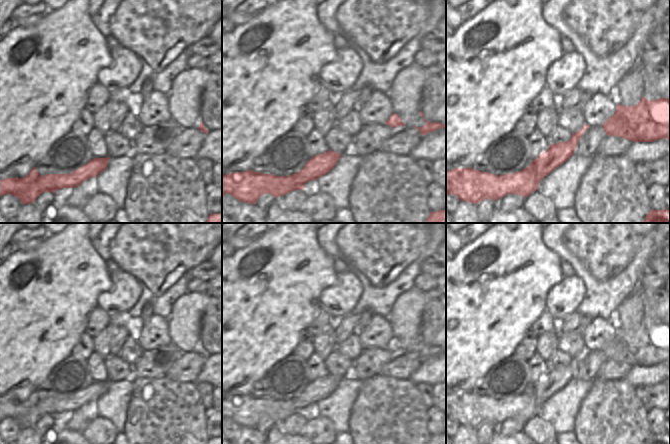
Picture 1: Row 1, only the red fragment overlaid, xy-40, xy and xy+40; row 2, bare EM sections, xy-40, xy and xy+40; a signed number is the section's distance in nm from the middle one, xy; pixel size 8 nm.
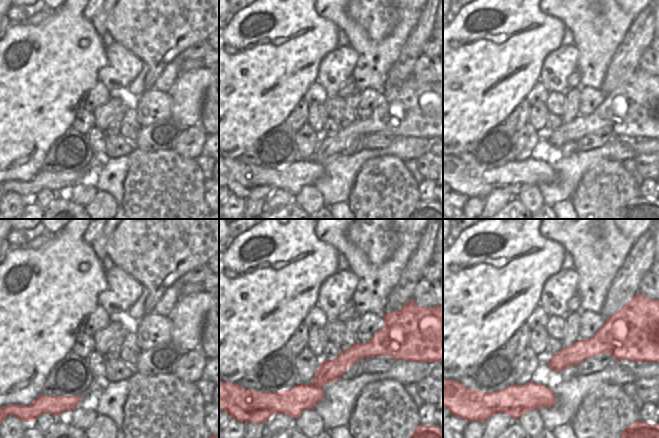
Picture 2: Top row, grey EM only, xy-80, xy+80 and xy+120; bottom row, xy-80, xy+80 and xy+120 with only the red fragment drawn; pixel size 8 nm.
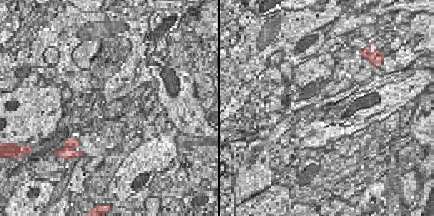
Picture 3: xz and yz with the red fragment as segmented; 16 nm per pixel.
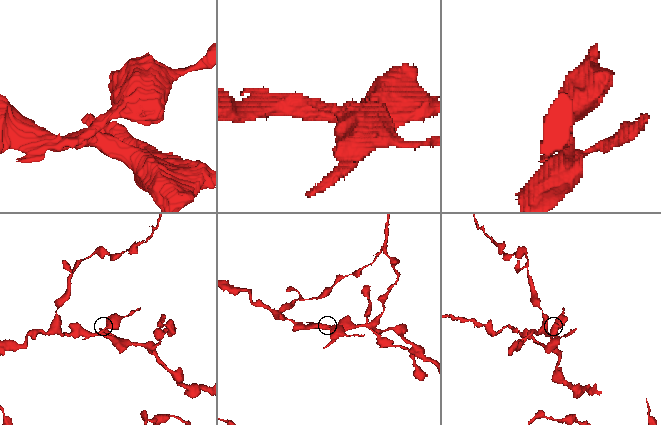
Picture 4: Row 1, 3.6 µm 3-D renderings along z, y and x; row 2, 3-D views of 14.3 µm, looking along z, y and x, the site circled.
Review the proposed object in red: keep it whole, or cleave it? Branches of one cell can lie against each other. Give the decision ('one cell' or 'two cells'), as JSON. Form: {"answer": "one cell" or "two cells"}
{"answer": "one cell"}

